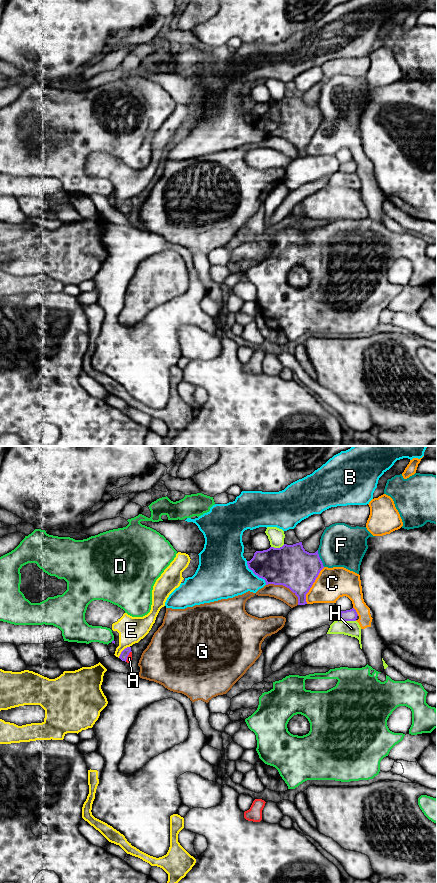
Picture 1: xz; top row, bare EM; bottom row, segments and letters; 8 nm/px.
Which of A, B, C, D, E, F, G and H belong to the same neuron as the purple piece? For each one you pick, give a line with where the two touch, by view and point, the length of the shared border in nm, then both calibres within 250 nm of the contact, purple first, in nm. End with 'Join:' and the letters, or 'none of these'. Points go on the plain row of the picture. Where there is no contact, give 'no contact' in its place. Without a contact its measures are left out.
A: xz (127, 208) | 100 nm | 70/50 nm
Join: A

